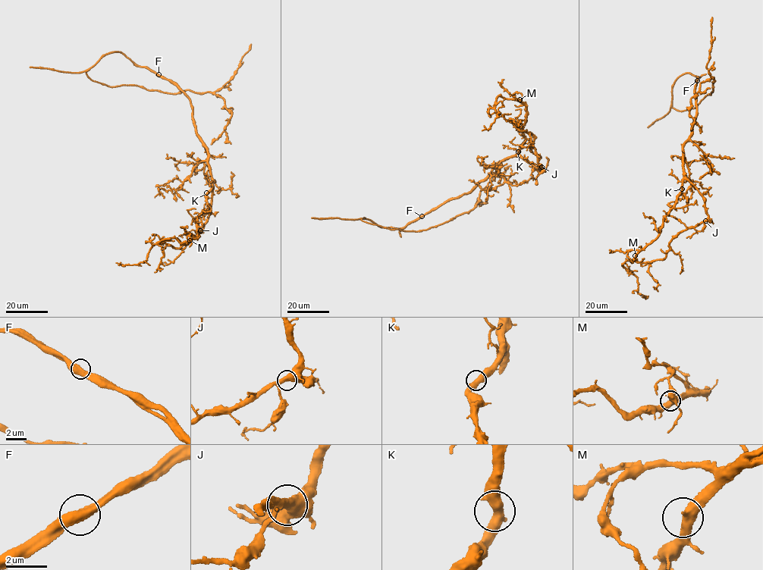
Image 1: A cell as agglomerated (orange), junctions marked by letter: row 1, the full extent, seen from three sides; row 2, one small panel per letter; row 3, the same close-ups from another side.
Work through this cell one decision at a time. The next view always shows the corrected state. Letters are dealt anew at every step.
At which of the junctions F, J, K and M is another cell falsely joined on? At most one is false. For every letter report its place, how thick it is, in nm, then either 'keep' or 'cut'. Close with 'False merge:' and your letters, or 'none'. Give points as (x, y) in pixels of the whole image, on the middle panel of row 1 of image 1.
F: at (422, 216); 550 nm thick; keep
J: at (541, 167); 460 nm thick; keep
K: at (518, 151); 480 nm thick; keep
M: at (519, 99); 500 nm thick; keep
False merge: none

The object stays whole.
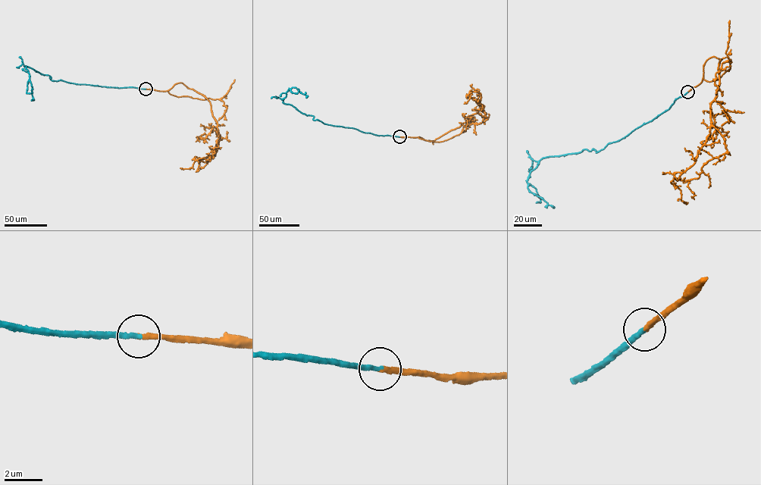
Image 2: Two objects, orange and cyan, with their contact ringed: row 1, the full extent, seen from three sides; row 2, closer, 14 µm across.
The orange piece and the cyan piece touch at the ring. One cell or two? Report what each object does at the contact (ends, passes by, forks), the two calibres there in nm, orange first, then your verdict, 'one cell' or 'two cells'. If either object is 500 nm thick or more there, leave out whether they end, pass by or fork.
orange ends; cyan ends; calibres 280 and 260 nm; one cell

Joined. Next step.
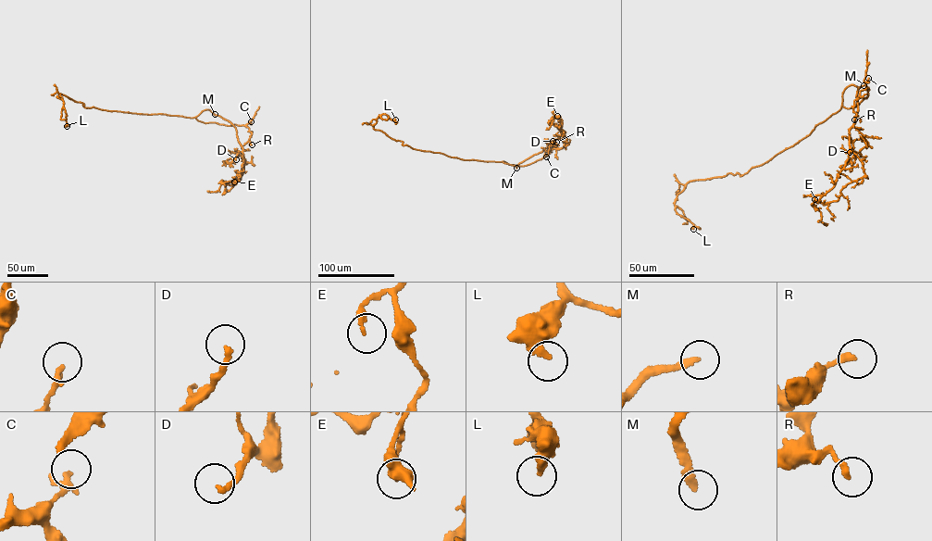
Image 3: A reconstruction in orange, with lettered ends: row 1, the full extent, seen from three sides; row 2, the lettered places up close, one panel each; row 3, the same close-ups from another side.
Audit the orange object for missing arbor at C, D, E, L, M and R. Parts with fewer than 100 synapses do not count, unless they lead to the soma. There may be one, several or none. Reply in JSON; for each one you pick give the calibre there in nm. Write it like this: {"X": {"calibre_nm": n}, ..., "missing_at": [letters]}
{"M": {"calibre_nm": 240}, "missing_at": ["M"]}

